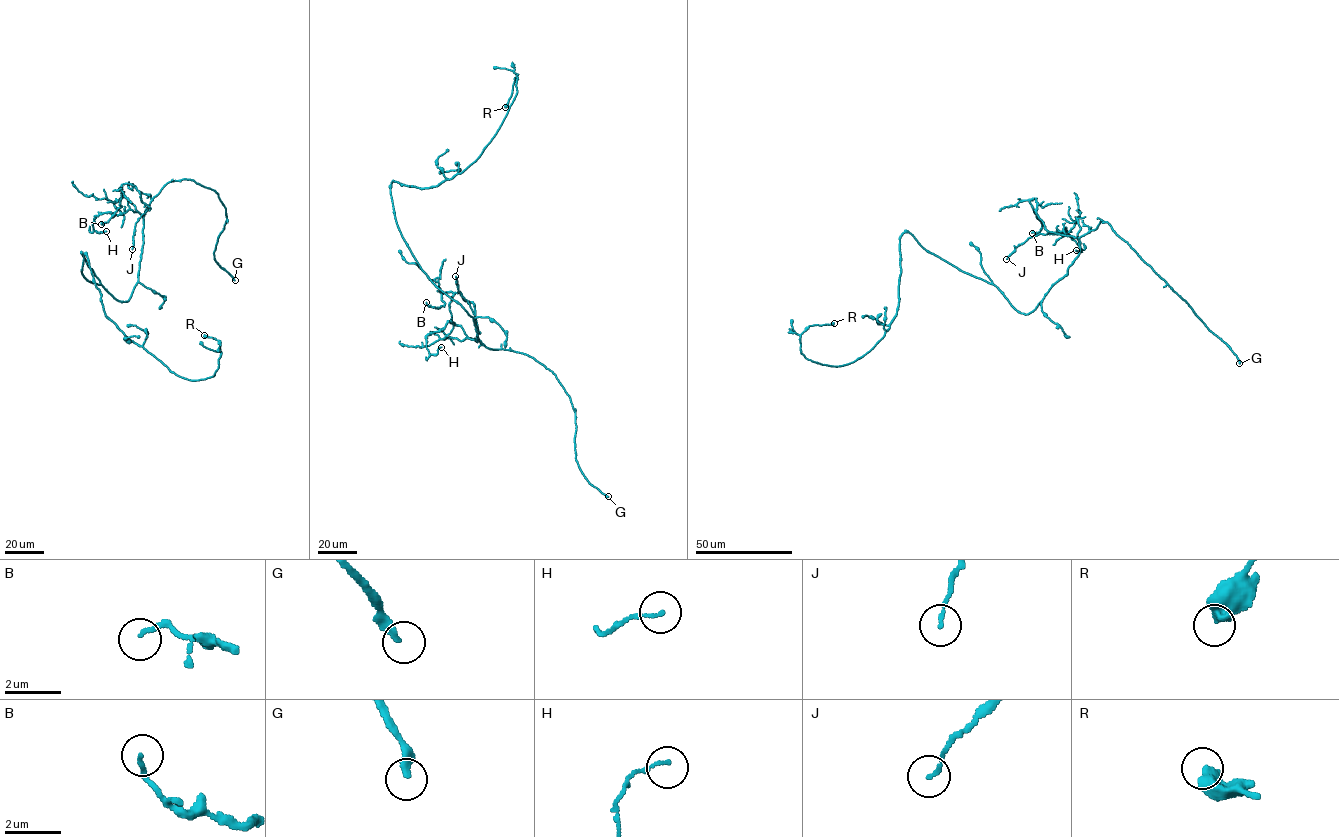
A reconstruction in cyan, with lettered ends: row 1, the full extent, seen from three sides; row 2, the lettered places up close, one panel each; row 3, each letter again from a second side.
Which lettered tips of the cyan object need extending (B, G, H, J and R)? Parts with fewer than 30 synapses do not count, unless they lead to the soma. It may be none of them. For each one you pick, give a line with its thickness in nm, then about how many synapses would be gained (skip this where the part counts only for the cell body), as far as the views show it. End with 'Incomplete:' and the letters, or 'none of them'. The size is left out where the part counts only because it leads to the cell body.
G: Thickness 280 nm
Incomplete: G

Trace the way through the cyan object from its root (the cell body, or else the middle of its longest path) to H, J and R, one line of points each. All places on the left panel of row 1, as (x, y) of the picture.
H: (102, 285), (118, 300), (130, 297), (138, 279), (143, 217), (129, 209), (96, 215), (93, 230), (106, 231)
J: (102, 285), (118, 300), (126, 301), (130, 297), (138, 279), (143, 215), (148, 208), (135, 223), (132, 249)
R: (102, 285), (82, 275), (85, 254), (105, 315), (178, 376), (194, 381), (214, 375), (220, 341), (204, 335)

